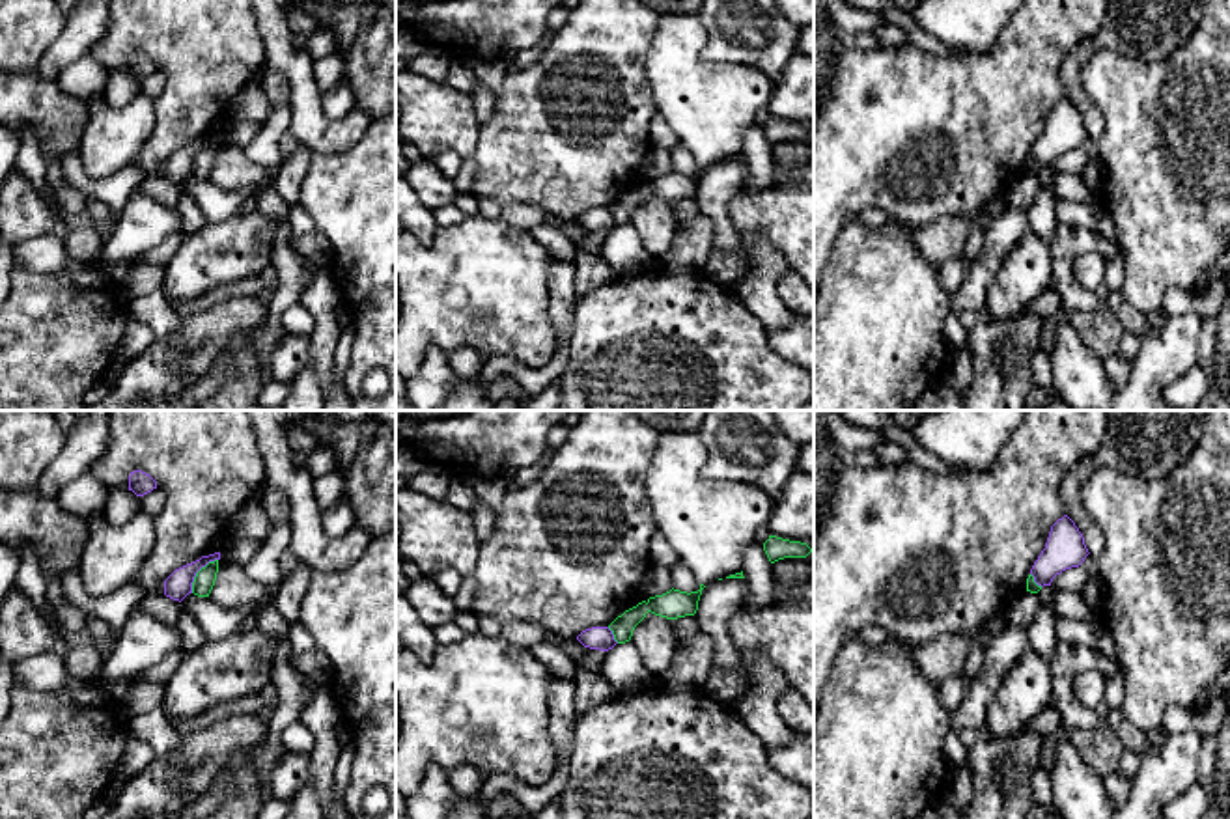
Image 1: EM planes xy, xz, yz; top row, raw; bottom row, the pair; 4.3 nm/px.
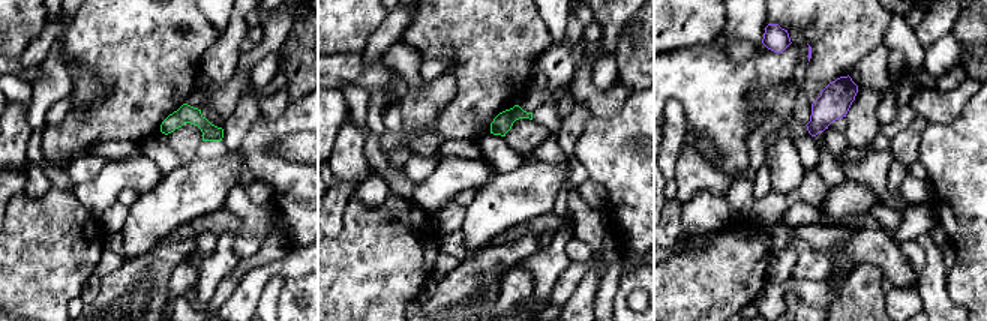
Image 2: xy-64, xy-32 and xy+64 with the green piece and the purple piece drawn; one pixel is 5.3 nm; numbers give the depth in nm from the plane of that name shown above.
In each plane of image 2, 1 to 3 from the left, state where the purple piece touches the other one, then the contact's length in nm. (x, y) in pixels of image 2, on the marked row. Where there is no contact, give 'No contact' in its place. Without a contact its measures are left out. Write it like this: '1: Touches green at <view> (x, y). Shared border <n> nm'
1: No contact
2: No contact
3: No contact

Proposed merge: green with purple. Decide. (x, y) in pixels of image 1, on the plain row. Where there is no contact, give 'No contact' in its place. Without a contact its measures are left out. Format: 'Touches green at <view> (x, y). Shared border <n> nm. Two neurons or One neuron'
Touches green at xy (196, 155). Shared border 190 nm. Two neurons

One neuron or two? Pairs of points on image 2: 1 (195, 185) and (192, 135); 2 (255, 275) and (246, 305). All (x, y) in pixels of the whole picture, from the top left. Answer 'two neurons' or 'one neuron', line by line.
1: two neurons
2: one neuron

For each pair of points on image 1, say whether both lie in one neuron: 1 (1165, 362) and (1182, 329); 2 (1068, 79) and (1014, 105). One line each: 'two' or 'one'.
1: one
2: two

